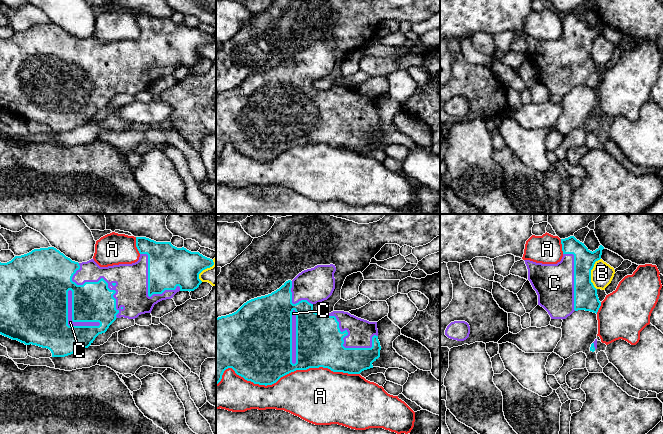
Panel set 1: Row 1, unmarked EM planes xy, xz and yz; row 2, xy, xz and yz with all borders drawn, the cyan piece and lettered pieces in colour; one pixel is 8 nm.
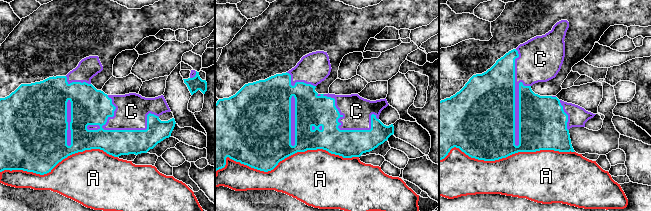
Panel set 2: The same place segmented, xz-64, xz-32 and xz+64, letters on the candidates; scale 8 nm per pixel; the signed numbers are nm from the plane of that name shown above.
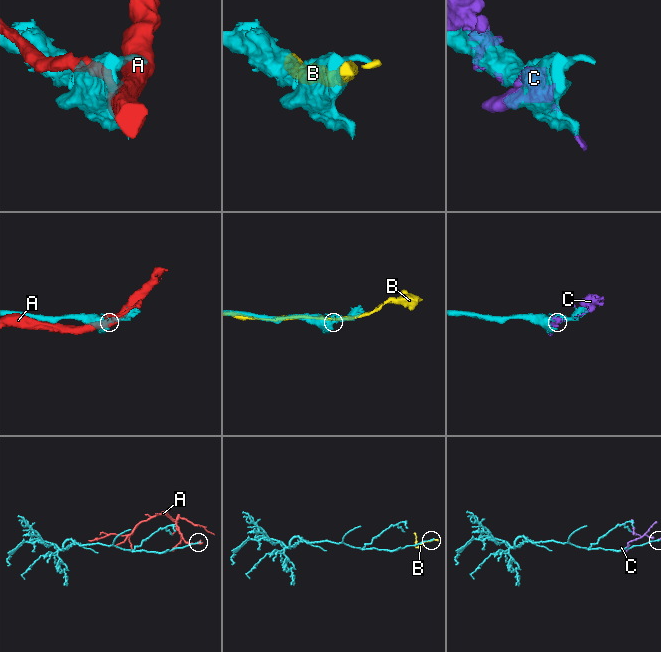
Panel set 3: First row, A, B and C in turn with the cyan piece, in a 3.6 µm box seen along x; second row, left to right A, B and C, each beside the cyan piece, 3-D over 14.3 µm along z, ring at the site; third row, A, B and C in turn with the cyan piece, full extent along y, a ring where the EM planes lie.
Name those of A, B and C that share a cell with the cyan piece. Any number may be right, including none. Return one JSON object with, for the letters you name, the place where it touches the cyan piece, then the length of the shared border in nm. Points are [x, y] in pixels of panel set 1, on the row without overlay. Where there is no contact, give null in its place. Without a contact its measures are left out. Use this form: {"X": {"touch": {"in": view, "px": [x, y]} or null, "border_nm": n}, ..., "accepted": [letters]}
{"C": {"touch": {"in": "xy", "px": [72, 96]}, "border_nm": 380}, "accepted": ["C"]}

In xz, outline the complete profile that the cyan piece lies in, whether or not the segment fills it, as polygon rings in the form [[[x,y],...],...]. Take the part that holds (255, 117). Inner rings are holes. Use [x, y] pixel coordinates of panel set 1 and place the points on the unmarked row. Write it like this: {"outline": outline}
{"outline": [[[317,41],[299,49],[292,57],[286,57],[271,70],[251,75],[236,88],[216,94],[216,160],[224,147],[232,144],[247,157],[259,161],[272,161],[281,153],[296,146],[328,144],[333,148],[360,150],[373,144],[372,139],[380,133],[377,98],[369,98],[344,87],[318,90],[313,81],[327,76],[335,65],[336,43]]]}

